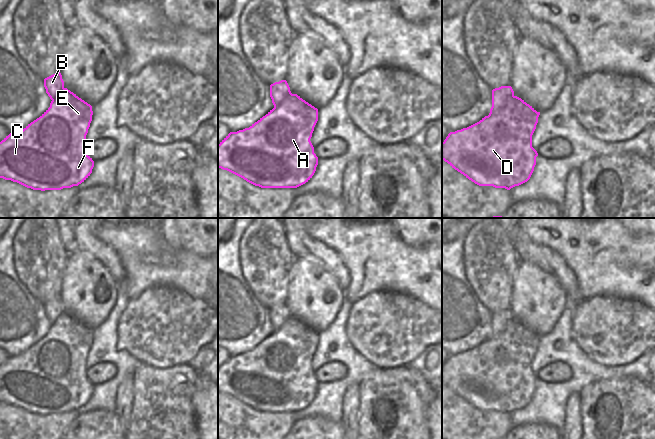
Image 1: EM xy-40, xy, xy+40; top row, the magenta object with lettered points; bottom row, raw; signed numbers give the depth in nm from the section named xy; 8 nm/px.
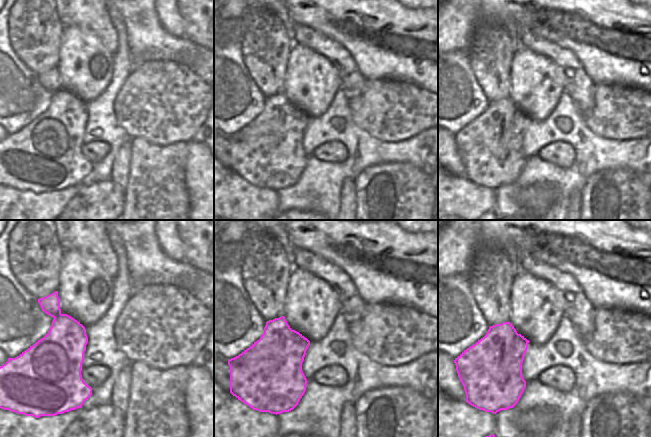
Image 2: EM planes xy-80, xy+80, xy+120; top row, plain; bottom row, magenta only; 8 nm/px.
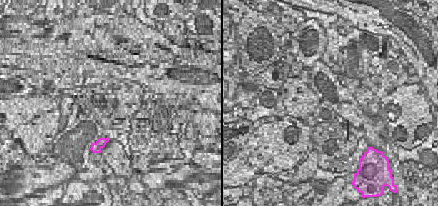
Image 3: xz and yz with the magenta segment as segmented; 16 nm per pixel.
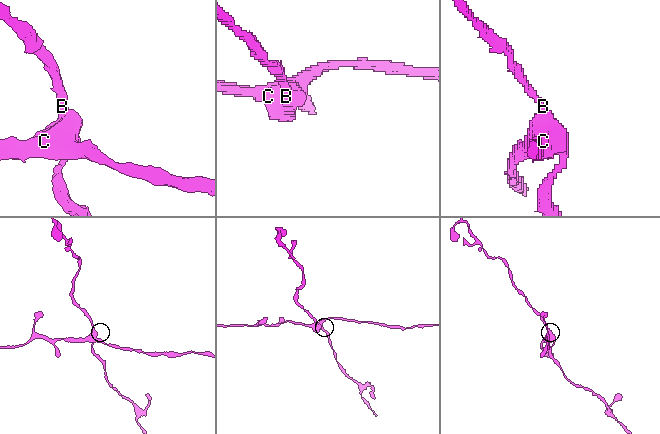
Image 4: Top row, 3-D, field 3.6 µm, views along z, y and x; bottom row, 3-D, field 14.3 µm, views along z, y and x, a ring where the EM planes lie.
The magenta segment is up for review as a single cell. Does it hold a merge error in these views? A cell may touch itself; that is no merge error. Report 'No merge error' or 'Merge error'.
Merge error.

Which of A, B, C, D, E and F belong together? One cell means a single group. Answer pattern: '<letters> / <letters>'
A C D E F / B

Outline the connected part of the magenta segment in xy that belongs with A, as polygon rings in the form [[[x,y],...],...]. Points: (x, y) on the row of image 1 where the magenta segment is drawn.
[[[291,94],[249,128],[230,132],[218,144],[218,168],[261,188],[297,188],[312,178],[318,165],[310,141],[317,121],[318,109]]]

